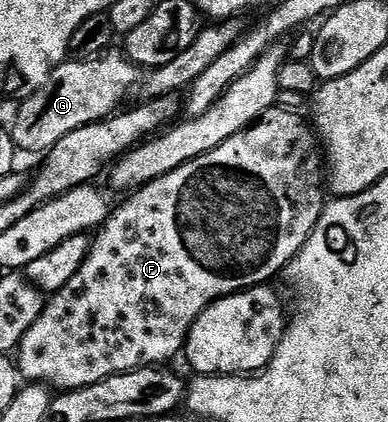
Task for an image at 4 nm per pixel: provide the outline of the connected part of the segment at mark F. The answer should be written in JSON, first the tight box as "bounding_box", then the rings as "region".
{"bounding_box":[16,105,328,392],"region":[[[275,105],[268,109],[268,113],[264,113],[257,123],[245,127],[240,133],[236,133],[236,137],[228,137],[228,141],[212,149],[212,153],[204,153],[180,165],[180,169],[172,169],[172,173],[145,183],[129,196],[131,199],[127,203],[122,203],[119,207],[117,204],[111,210],[106,222],[97,228],[88,257],[84,265],[80,265],[76,277],[72,277],[72,281],[68,281],[64,289],[53,292],[47,298],[45,309],[40,313],[40,317],[36,317],[36,325],[32,325],[32,329],[28,329],[28,333],[24,333],[24,337],[18,342],[16,362],[23,380],[34,385],[45,385],[59,392],[75,391],[81,387],[96,385],[96,381],[104,381],[113,375],[134,371],[138,367],[169,364],[169,359],[174,359],[177,355],[179,358],[183,354],[186,338],[196,317],[200,317],[200,313],[204,313],[208,305],[212,305],[217,299],[223,299],[225,295],[245,291],[247,287],[269,284],[270,278],[278,270],[279,274],[290,266],[290,262],[298,256],[298,250],[308,241],[312,229],[316,229],[322,209],[328,202],[328,191],[324,186],[324,155],[320,150],[320,140],[315,128],[308,122],[307,116],[305,119],[304,116],[282,106]]]}

